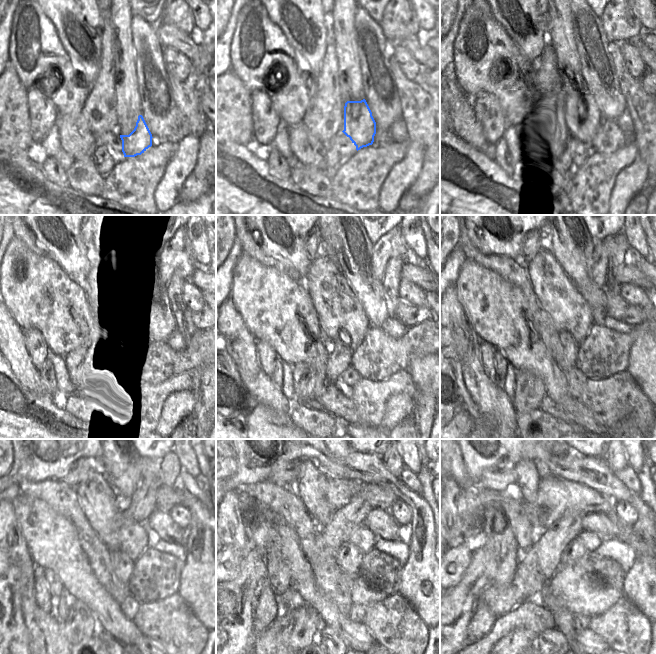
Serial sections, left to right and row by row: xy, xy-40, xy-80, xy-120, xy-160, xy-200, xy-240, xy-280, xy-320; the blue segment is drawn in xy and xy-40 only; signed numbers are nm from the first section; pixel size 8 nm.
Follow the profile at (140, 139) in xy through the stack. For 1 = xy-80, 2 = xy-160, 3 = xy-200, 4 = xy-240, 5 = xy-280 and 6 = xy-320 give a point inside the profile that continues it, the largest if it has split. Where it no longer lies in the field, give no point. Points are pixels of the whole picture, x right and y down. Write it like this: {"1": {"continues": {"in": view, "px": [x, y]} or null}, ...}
{"1": {"continues": {"in": "xy-80", "px": [582, 115]}}, "2": {"continues": {"in": "xy-160", "px": [324, 281]}}, "3": {"continues": {"in": "xy-200", "px": [550, 283]}}, "4": {"continues": {"in": "xy-240", "px": [101, 505]}}, "5": {"continues": {"in": "xy-280", "px": [311, 485]}}, "6": {"continues": {"in": "xy-320", "px": [527, 474]}}}

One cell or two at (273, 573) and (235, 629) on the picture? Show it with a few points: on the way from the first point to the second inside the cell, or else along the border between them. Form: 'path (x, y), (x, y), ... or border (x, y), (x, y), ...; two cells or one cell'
path (257, 580), (233, 604), (233, 613); one cell

